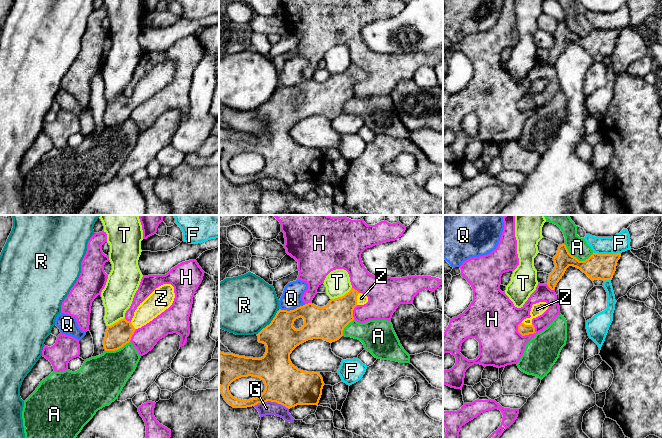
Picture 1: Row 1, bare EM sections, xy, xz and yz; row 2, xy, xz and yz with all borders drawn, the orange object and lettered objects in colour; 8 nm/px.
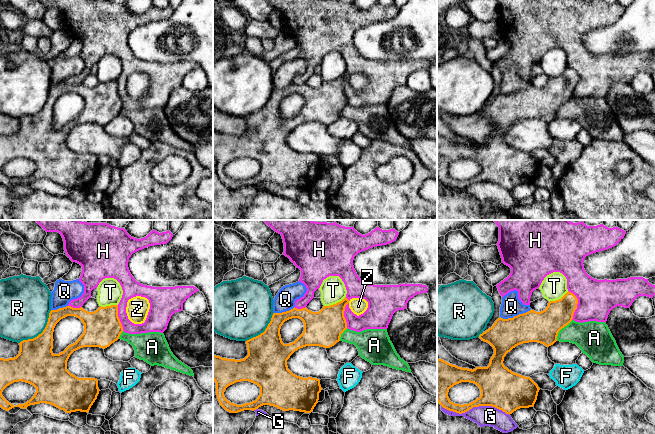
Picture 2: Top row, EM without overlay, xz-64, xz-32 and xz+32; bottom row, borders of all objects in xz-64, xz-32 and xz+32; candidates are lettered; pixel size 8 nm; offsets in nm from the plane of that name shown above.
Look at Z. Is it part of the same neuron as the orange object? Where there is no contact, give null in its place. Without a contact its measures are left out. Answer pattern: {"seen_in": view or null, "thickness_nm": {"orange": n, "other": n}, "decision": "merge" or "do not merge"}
{"seen_in": "xz", "thickness_nm": {"orange": 240, "other": 80}, "decision": "merge"}

